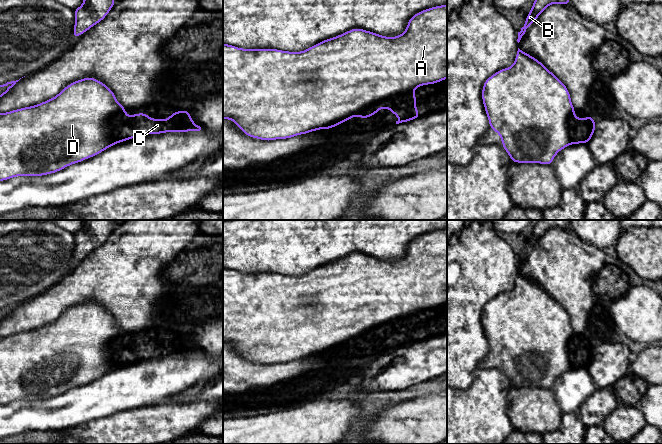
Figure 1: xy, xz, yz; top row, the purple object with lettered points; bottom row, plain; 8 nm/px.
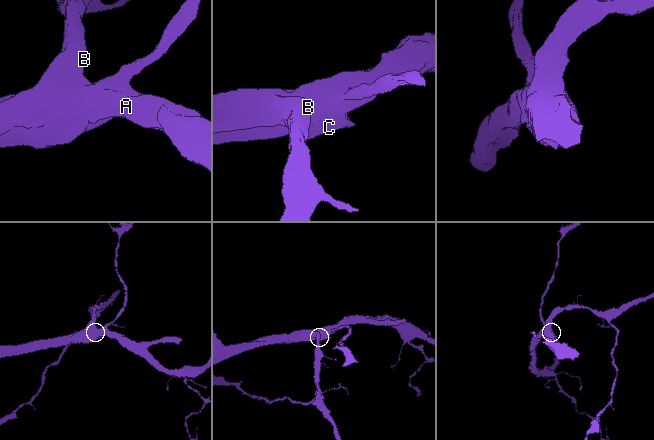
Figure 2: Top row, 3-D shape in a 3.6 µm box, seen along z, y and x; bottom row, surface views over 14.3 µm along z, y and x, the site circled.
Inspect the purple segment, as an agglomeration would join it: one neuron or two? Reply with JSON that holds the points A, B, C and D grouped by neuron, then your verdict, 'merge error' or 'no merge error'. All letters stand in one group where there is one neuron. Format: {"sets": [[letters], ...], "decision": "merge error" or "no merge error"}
{"sets": [["A", "B", "D"], ["C"]], "decision": "merge error"}

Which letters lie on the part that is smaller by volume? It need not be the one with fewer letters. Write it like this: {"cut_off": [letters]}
{"cut_off": ["C"]}

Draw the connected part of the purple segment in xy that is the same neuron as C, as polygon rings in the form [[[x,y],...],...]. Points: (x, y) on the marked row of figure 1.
[[[122,107],[107,120],[112,145],[145,134],[201,130],[201,127],[193,122],[189,110],[186,109],[171,113],[169,119],[150,119],[147,113],[135,113],[133,117],[127,116],[126,109]]]

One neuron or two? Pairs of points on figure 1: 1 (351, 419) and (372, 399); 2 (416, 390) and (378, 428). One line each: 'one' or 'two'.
1: two
2: two

